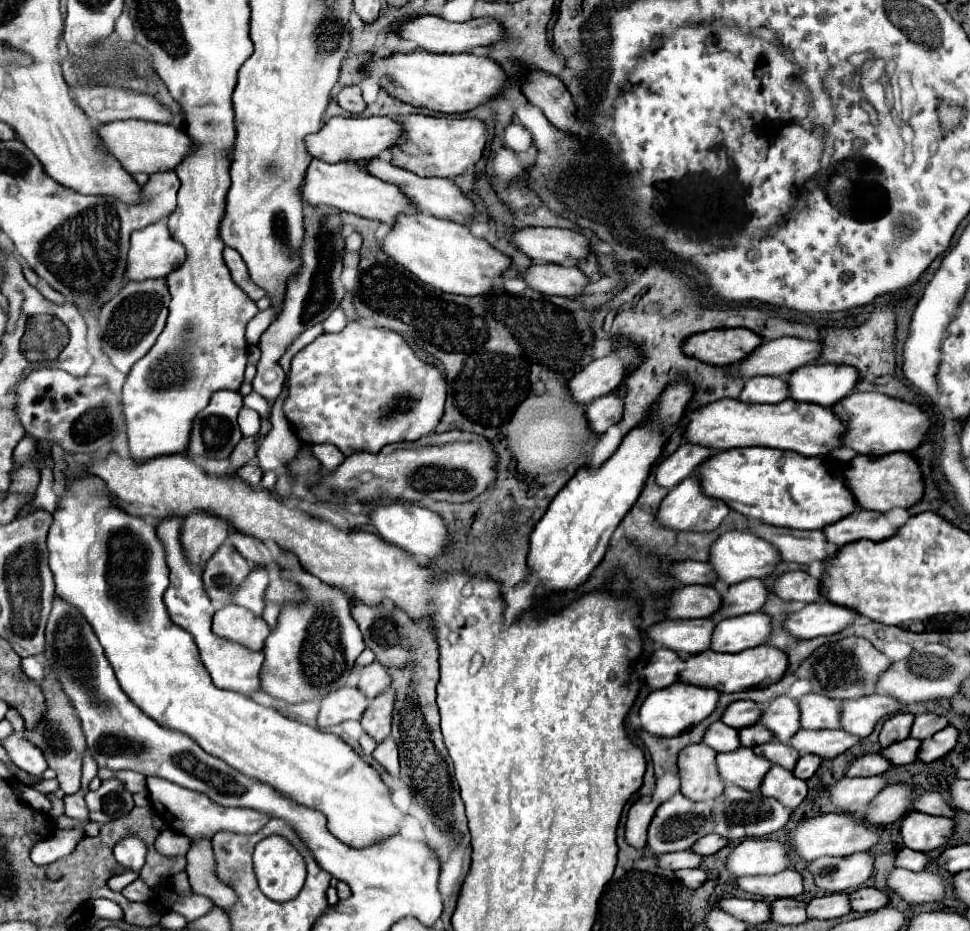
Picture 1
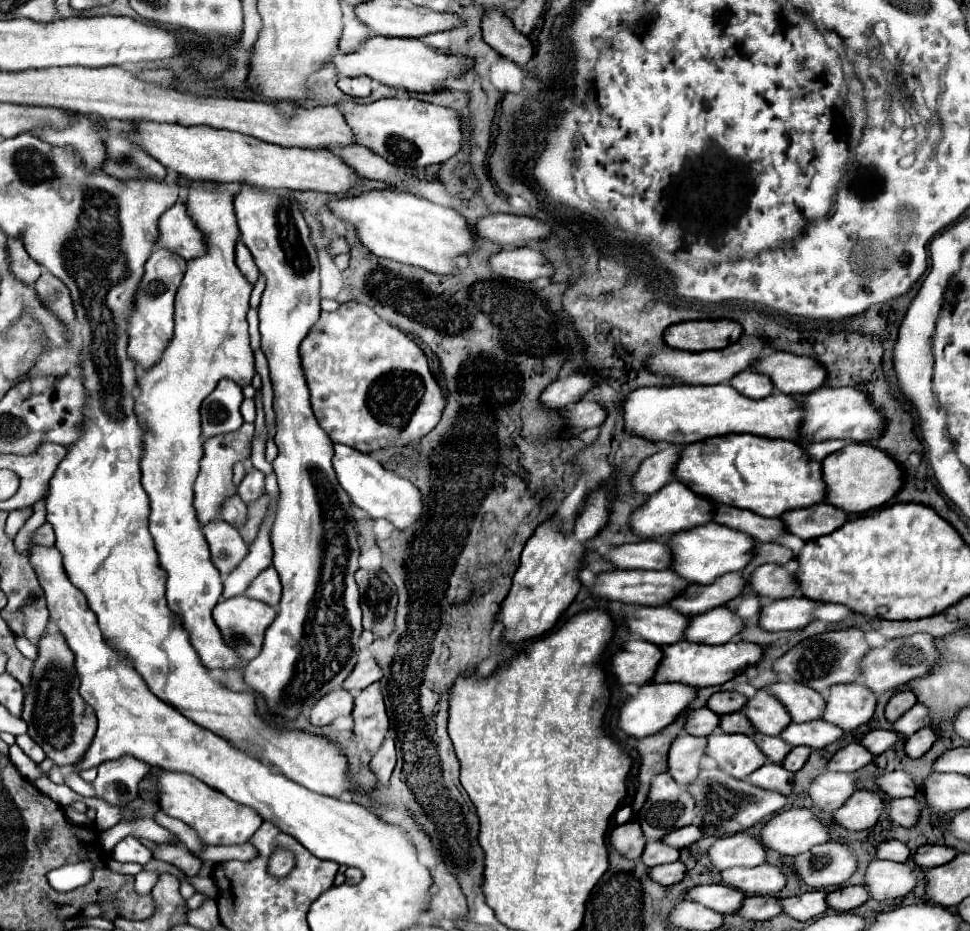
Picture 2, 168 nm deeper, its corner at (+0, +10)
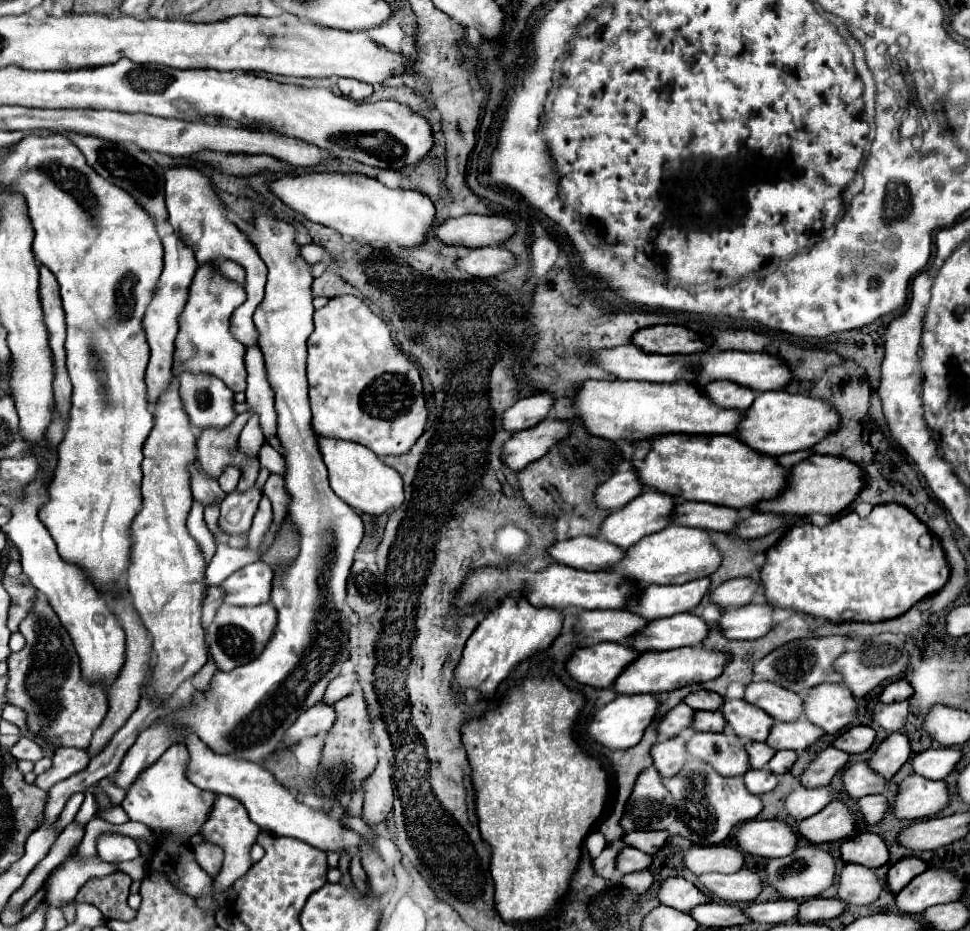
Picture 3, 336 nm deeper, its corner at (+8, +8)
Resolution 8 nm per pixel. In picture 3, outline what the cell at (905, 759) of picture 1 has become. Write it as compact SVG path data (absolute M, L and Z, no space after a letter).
M857 725L839 735L831 745L847 753L865 753L875 741L875 731L867 725Z

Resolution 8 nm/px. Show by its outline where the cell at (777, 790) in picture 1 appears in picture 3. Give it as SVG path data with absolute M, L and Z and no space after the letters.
M749 769L745 773L745 787L755 793L755 795L763 795L769 793L777 787L777 775L767 771L767 769Z

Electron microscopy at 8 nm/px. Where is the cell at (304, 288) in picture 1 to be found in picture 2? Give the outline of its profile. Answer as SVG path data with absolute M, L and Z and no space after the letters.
M267 433L261 437L253 439L253 453L251 453L251 463L255 469L263 471L265 475L273 473L273 465L265 461L265 441L267 441Z

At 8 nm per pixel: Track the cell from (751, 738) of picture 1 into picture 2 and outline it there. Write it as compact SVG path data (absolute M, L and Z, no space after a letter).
M743 713L721 715L721 717L719 717L719 729L725 731L725 733L745 733L745 735L755 733L755 729L751 727L749 719L747 719Z

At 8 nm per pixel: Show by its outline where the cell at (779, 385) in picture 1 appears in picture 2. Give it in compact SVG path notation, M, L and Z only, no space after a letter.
M745 369L743 373L737 373L731 379L731 387L735 387L741 395L749 399L763 399L773 393L773 383L767 379L767 375L761 375L753 369Z

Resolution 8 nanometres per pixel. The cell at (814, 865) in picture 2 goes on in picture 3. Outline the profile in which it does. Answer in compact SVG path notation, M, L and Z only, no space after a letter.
M815 845L799 847L797 851L781 859L771 859L765 877L765 881L773 885L785 899L813 899L825 889L829 889L833 885L833 879L835 879L835 859L831 857L831 853Z

